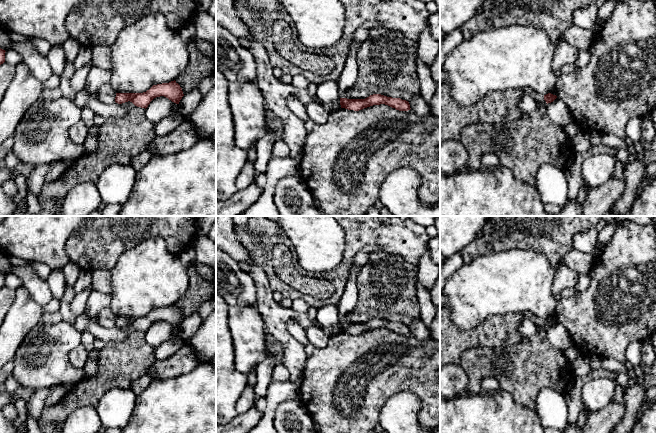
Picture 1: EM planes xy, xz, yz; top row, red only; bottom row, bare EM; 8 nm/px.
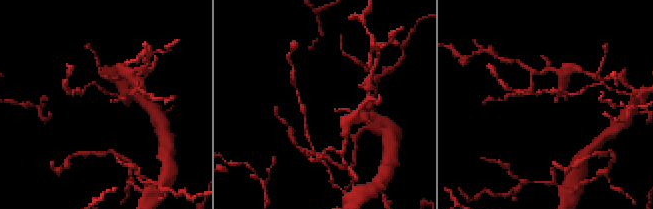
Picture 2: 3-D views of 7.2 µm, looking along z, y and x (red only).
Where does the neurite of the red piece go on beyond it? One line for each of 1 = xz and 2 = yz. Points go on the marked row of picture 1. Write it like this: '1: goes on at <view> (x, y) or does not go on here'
1: does not go on here
2: does not go on here

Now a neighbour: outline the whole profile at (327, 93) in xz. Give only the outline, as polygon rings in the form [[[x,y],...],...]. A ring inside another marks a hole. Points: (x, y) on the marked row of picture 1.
[[[328,81],[317,86],[316,96],[318,101],[330,112],[341,108],[338,84],[336,81]]]

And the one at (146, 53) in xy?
[[[159,14],[147,15],[123,28],[111,45],[110,86],[116,93],[143,93],[153,85],[174,81],[187,67],[189,53],[179,32],[171,30]]]

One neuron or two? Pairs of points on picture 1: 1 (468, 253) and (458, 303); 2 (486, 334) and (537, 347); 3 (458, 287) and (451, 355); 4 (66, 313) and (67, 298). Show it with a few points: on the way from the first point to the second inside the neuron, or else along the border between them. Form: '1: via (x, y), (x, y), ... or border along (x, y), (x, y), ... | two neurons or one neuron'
1: border along (488, 254), (478, 256), (465, 263) | two neurons
2: border along (524, 337), (513, 344) | two neurons
3: border along (450, 317), (461, 328), (474, 329), (477, 327) | two neurons
4: via (66, 309), (66, 302) | one neuron

